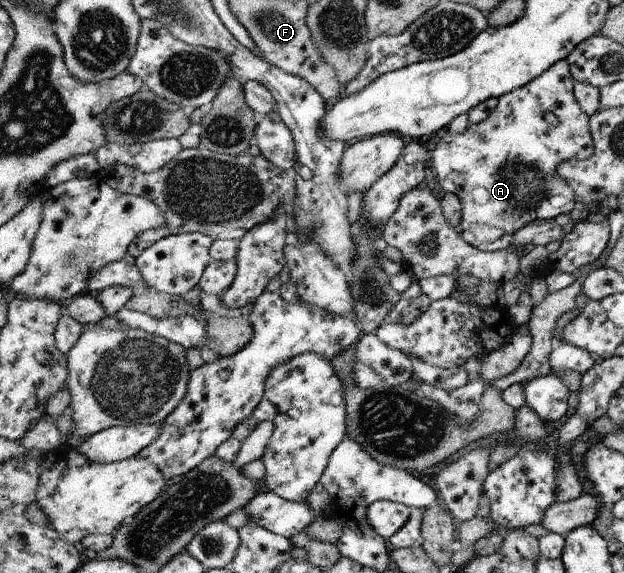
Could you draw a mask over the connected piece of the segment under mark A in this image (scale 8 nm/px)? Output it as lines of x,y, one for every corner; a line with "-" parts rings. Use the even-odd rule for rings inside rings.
564,60
557,61
552,68
548,68
541,76
538,76
536,80
532,80
524,87
515,89
513,92
507,93
504,96
498,98
498,104
492,113
488,115
484,121
478,124
471,124
468,129
460,135
443,133
441,141
436,145
436,149
432,151
433,160
432,165
436,169
436,187
441,193
452,192
458,196
461,201
461,232
462,237
465,238
470,245
473,245
476,249
484,250
485,252
493,252
496,250
504,250
510,248
513,241
513,235
517,231
528,225
530,222
551,220
560,213
570,213
574,207
574,192
563,179
559,179
556,175
557,167
563,161
572,159
585,160
593,155
596,151
596,146
593,142
593,136
589,128
589,115
583,112
583,109
578,105
573,92
574,79
571,76
568,62

